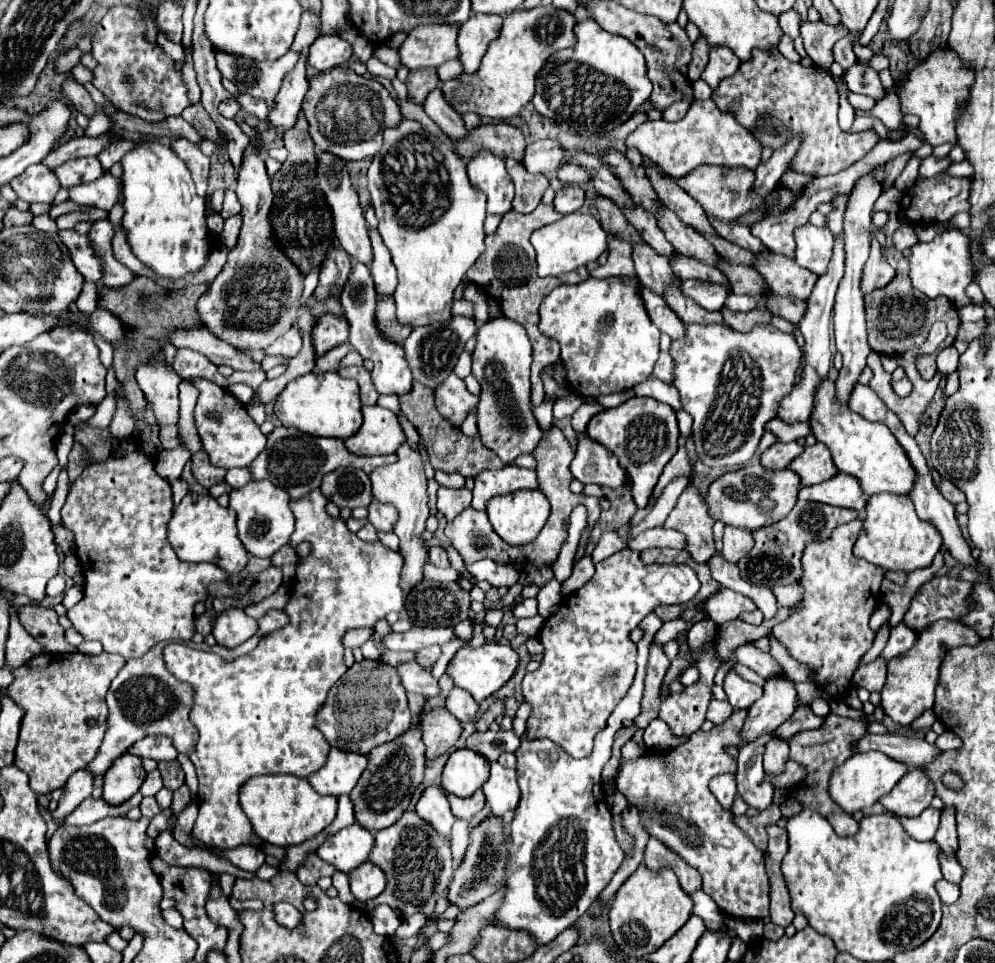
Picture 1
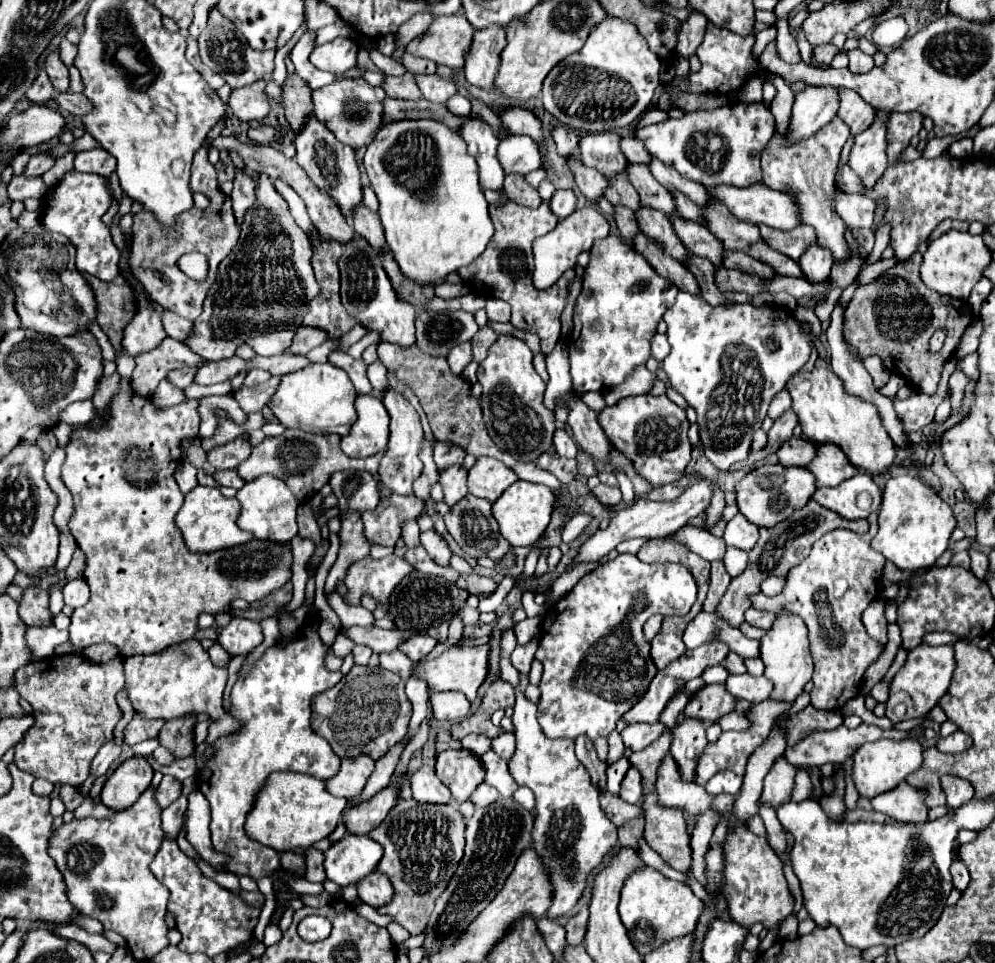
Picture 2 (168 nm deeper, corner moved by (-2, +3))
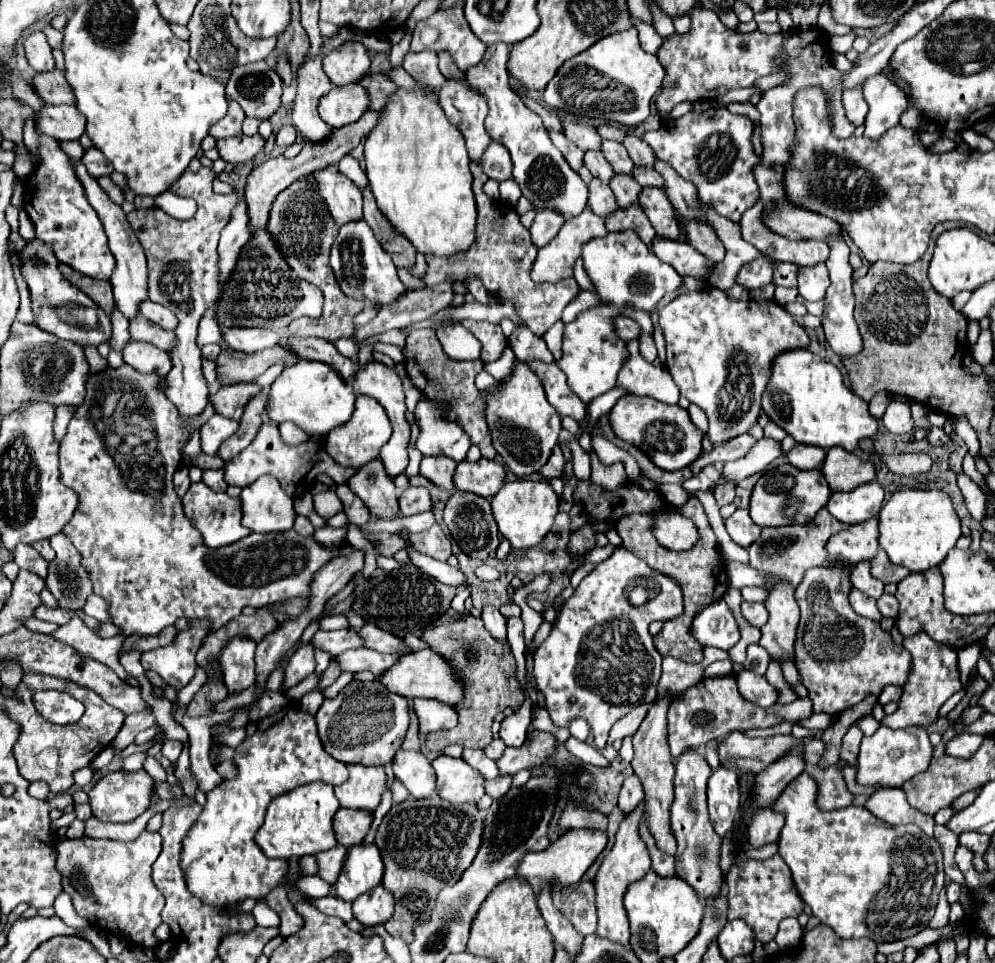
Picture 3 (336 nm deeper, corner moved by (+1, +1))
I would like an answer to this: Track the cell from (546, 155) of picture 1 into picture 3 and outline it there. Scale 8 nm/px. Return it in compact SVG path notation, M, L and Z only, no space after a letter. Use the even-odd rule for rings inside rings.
M490 142L482 158L482 170L486 172L488 178L494 178L498 182L510 180L512 178L510 152L504 146L498 146L498 142Z

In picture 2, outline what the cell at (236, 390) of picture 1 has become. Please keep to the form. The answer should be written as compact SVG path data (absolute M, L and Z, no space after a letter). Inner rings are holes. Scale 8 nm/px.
M251 370L251 372L247 374L247 378L245 378L245 384L243 384L243 386L255 386L255 384L265 382L265 380L269 380L269 378L271 378L271 374L269 374L269 372L265 372L265 370Z

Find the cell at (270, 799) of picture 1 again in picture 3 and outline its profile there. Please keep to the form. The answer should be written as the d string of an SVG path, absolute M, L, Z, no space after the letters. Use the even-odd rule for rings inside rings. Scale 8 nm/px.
M310 782L308 786L298 786L292 792L276 796L266 812L266 820L256 832L256 844L268 858L300 858L306 854L318 854L336 846L332 818L340 802L336 800L332 786L324 782Z

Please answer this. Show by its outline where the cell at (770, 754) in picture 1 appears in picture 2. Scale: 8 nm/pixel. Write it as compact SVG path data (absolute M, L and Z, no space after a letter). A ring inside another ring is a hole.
M779 758L763 780L763 794L759 802L775 810L787 804L791 800L791 792L795 786L795 770L797 768L793 768L791 764L785 764L785 758Z

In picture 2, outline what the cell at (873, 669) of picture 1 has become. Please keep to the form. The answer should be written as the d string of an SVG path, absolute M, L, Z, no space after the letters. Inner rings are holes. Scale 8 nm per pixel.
M877 598L869 604L869 608L863 612L863 624L869 632L871 638L875 640L881 640L883 644L887 642L887 620L885 620L885 614L883 614L883 600Z

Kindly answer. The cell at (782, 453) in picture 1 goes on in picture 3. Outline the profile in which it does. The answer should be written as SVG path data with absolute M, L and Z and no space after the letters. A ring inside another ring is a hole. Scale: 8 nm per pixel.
M794 444L794 448L786 454L788 462L792 466L798 466L802 470L816 470L822 466L824 458L826 458L826 450L818 448L818 446L802 446L802 444Z

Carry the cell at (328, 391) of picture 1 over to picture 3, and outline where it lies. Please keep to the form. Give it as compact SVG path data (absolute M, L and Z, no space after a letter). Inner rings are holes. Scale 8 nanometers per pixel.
M298 362L290 368L284 368L282 374L274 380L266 412L272 422L294 422L308 436L328 434L330 430L346 424L354 412L354 388L338 374L334 374L332 366L324 362Z

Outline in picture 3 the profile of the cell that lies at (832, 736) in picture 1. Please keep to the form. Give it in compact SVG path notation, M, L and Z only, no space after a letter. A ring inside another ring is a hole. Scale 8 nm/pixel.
M734 676L722 678L702 678L696 686L688 688L678 700L672 702L668 710L668 744L672 756L678 756L682 750L700 748L708 740L720 740L734 730L748 730L748 728L770 728L784 720L798 724L812 716L812 702L810 698L798 698L792 704L774 704L770 708L758 708L752 702L746 702L736 688Z

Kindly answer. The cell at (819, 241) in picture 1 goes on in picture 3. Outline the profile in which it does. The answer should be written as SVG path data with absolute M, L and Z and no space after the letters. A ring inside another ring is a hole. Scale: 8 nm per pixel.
M824 262L814 266L802 266L798 270L798 292L804 296L804 300L822 300L828 286L830 278Z

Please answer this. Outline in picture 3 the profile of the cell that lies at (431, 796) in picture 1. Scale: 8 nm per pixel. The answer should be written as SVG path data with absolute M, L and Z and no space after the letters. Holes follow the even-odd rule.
M398 750L394 756L394 774L414 798L426 798L436 792L436 774L422 752Z

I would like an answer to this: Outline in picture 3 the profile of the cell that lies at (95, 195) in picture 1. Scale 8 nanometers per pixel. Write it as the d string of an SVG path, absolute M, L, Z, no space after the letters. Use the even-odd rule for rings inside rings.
M28 118L24 126L24 144L28 150L40 154L40 164L26 176L24 184L24 210L36 228L36 238L50 244L58 260L80 274L96 280L110 280L116 260L108 248L104 226L96 210L90 206L70 158L54 138L46 138L36 132L32 118Z

